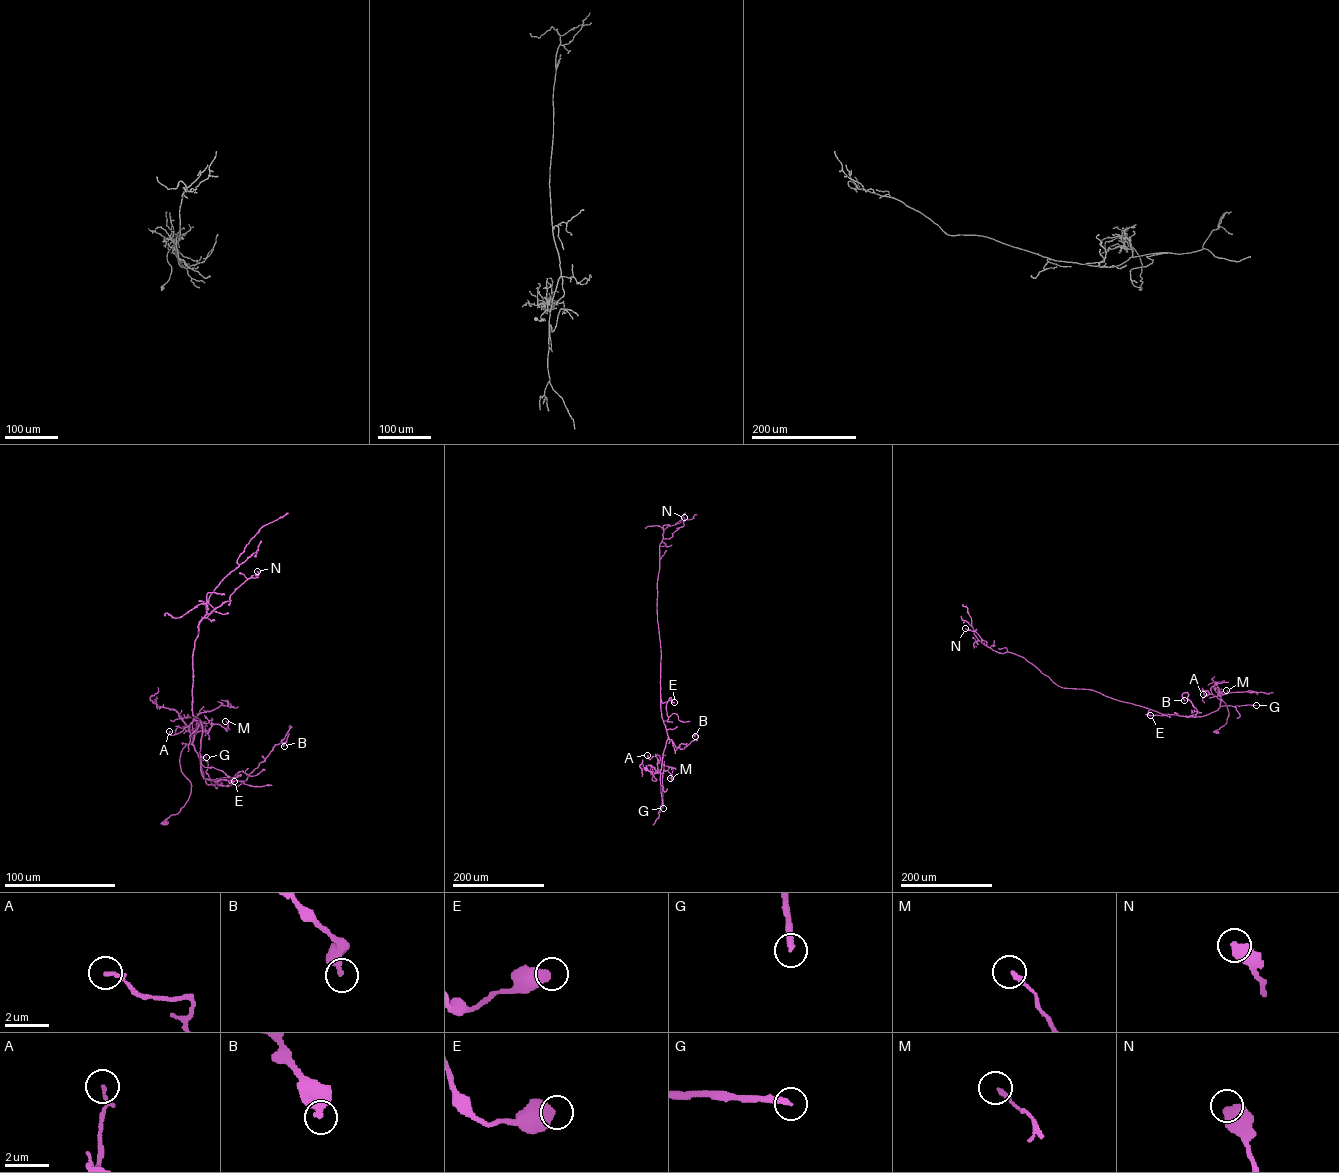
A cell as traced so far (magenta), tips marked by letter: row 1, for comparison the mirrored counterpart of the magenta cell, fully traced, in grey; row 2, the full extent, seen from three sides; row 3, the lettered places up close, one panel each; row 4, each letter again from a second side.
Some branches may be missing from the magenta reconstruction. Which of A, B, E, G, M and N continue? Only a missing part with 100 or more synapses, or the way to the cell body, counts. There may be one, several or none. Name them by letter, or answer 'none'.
G

